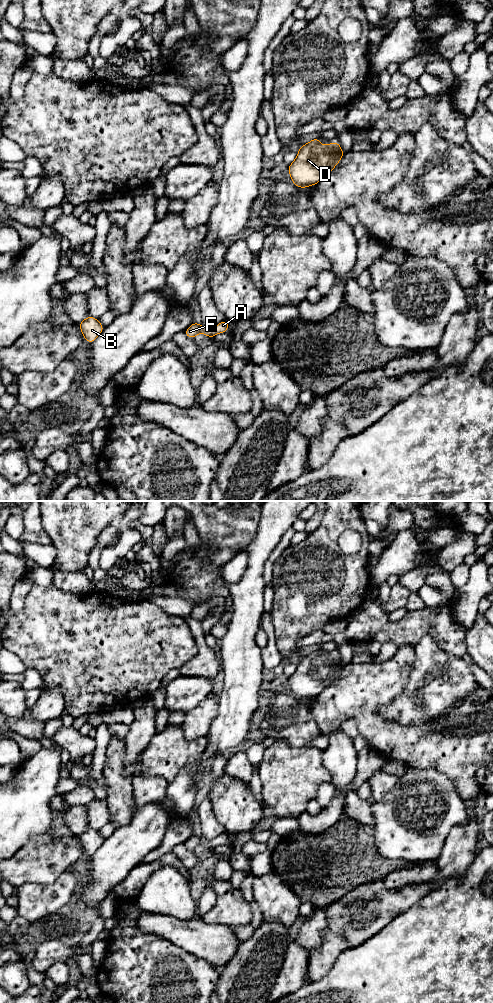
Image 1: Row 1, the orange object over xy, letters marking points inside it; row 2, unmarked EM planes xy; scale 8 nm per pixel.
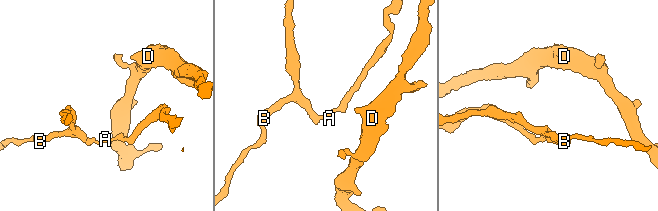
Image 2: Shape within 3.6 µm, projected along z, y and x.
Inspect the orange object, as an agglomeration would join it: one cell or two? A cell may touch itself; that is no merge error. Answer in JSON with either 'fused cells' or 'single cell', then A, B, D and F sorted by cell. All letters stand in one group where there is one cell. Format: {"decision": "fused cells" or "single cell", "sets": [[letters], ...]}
{"decision": "fused cells", "sets": [["A", "D"], ["B", "F"]]}

